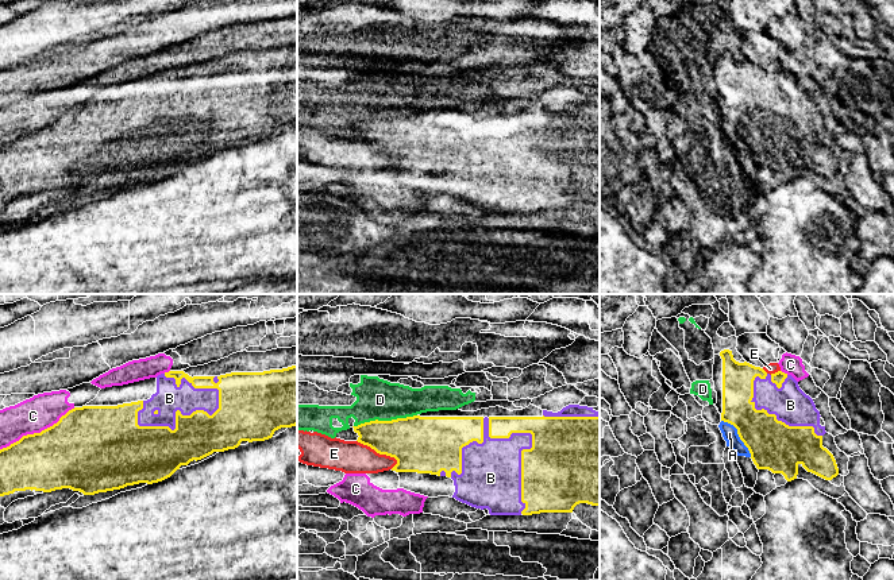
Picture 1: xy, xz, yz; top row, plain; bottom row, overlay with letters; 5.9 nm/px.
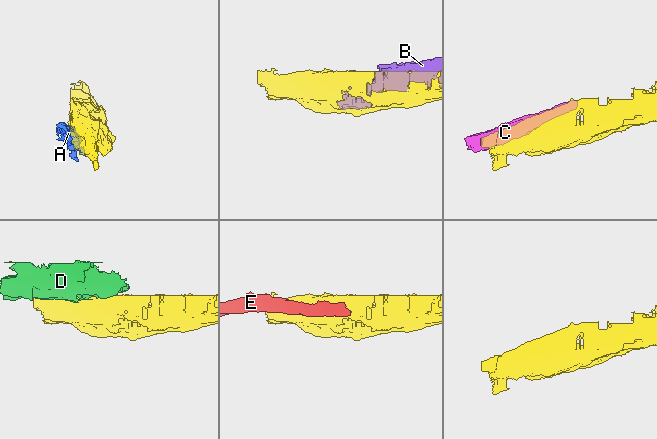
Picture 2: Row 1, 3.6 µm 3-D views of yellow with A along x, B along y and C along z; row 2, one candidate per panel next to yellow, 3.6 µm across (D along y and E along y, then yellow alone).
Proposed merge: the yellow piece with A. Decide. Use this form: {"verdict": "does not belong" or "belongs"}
{"verdict": "does not belong"}

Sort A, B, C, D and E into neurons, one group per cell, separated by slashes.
A D / B / C / E

